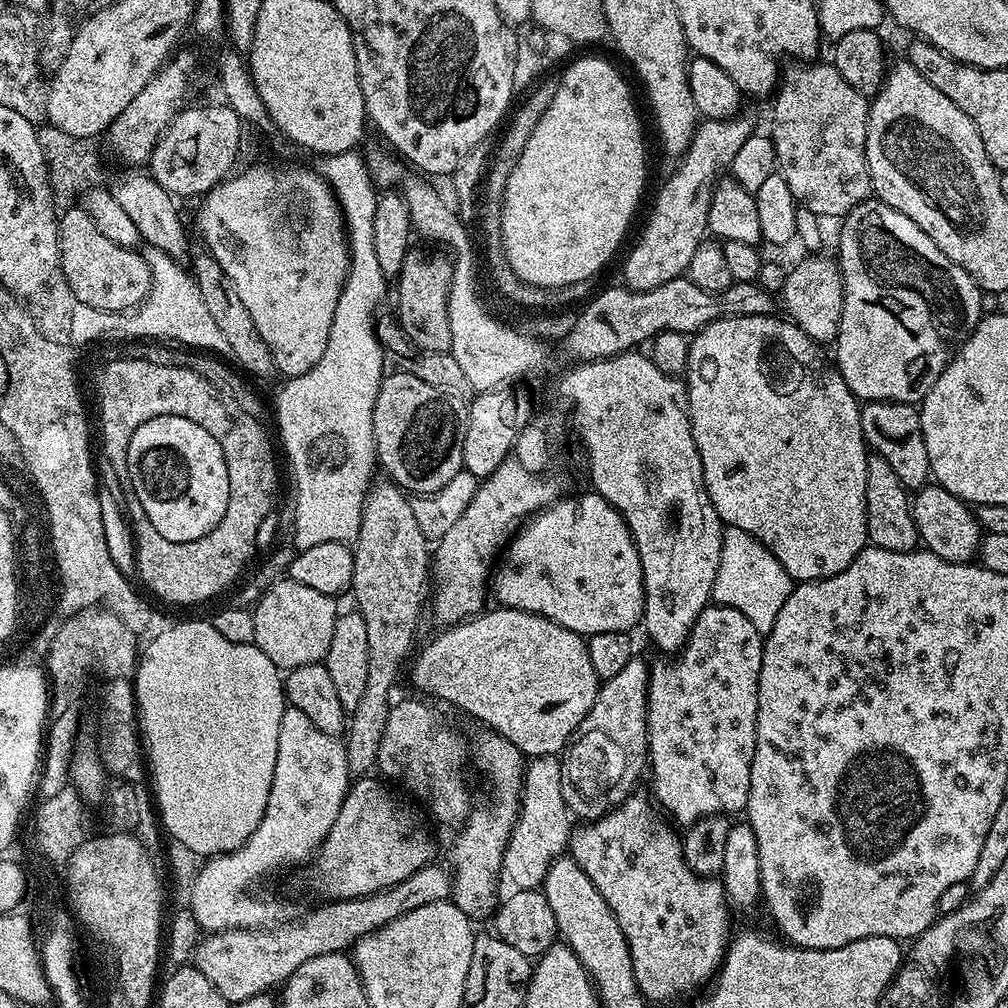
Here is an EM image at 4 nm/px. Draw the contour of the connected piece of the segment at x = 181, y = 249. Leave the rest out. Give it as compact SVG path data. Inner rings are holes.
M124 170L111 183L109 192L121 205L123 211L132 219L138 229L141 241L147 246L164 251L170 259L183 261L189 255L188 236L176 208L177 201L164 190L152 175L138 170ZM184 256L184 258L183 258Z

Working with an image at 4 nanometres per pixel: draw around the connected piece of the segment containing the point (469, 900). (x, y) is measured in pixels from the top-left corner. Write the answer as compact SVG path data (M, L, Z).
M481 731L481 736L474 740L474 760L484 771L488 784L492 787L492 801L485 808L473 807L464 821L456 841L452 844L452 894L451 903L462 910L468 919L479 922L483 916L491 917L498 907L496 900L496 883L501 883L502 869L504 866L504 851L508 845L508 839L512 833L512 827L516 821L516 815L520 813L520 791L524 781L526 760L506 738L502 738L494 731Z

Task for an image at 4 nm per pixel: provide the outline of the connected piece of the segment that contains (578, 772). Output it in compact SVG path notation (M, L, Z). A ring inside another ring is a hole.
M634 658L625 668L609 680L603 681L594 698L594 706L582 718L571 740L560 756L562 770L562 794L566 798L569 813L577 821L591 822L617 808L621 802L637 791L640 775L645 775L648 764L648 678L649 661Z

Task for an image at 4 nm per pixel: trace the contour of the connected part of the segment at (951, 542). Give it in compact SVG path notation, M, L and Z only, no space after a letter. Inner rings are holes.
M929 482L915 493L911 501L912 517L920 531L923 547L946 562L967 564L977 559L982 529L976 513L963 500L950 494L935 482Z

